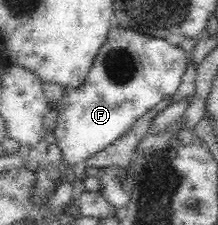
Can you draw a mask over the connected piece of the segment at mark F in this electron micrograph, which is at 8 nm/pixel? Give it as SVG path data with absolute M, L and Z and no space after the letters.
M112 27L90 68L88 80L77 89L64 90L63 97L57 106L59 115L49 139L60 148L63 165L74 170L87 158L118 140L139 118L142 118L159 102L176 94L179 85L184 80L184 72L188 64L188 55L178 45L174 46L162 39L162 36L153 37L132 31L132 29Z

